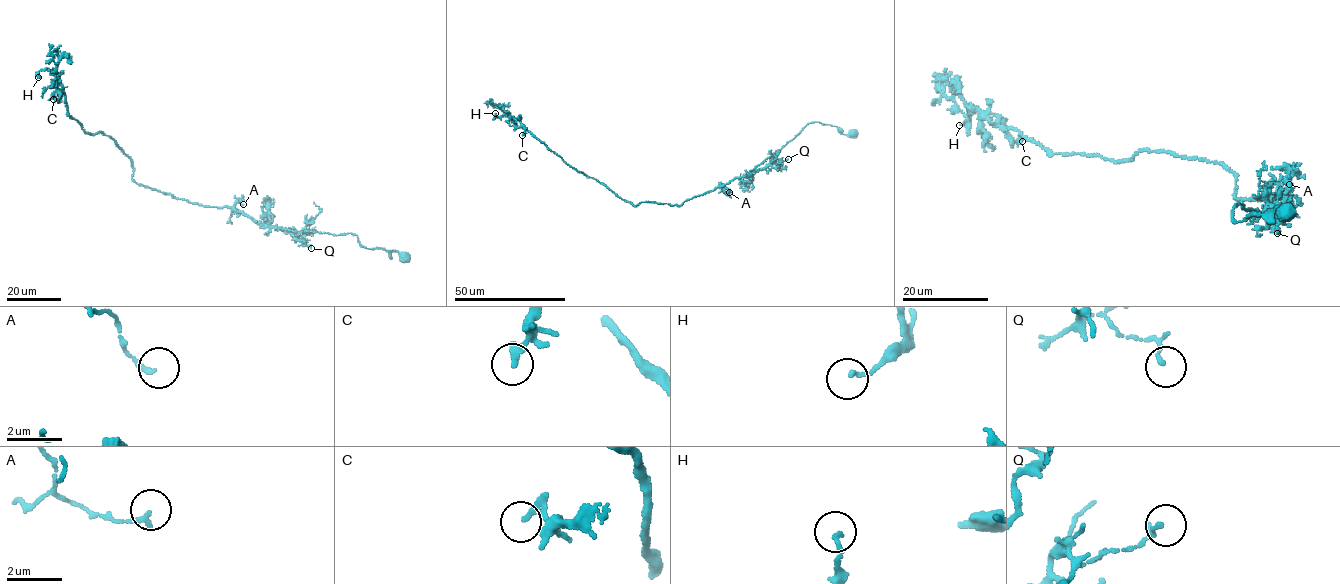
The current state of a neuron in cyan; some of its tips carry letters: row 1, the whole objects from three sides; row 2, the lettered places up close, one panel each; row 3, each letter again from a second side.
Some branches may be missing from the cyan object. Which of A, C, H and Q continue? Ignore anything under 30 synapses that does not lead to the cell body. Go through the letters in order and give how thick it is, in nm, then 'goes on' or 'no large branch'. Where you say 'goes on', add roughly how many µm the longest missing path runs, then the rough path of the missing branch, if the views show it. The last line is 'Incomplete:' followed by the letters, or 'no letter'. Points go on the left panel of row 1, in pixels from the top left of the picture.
A: 180 nm thick; no large branch
C: 120 nm thick; no large branch
H: 160 nm thick; no large branch
Q: 90 nm thick; no large branch
Incomplete: no letter

